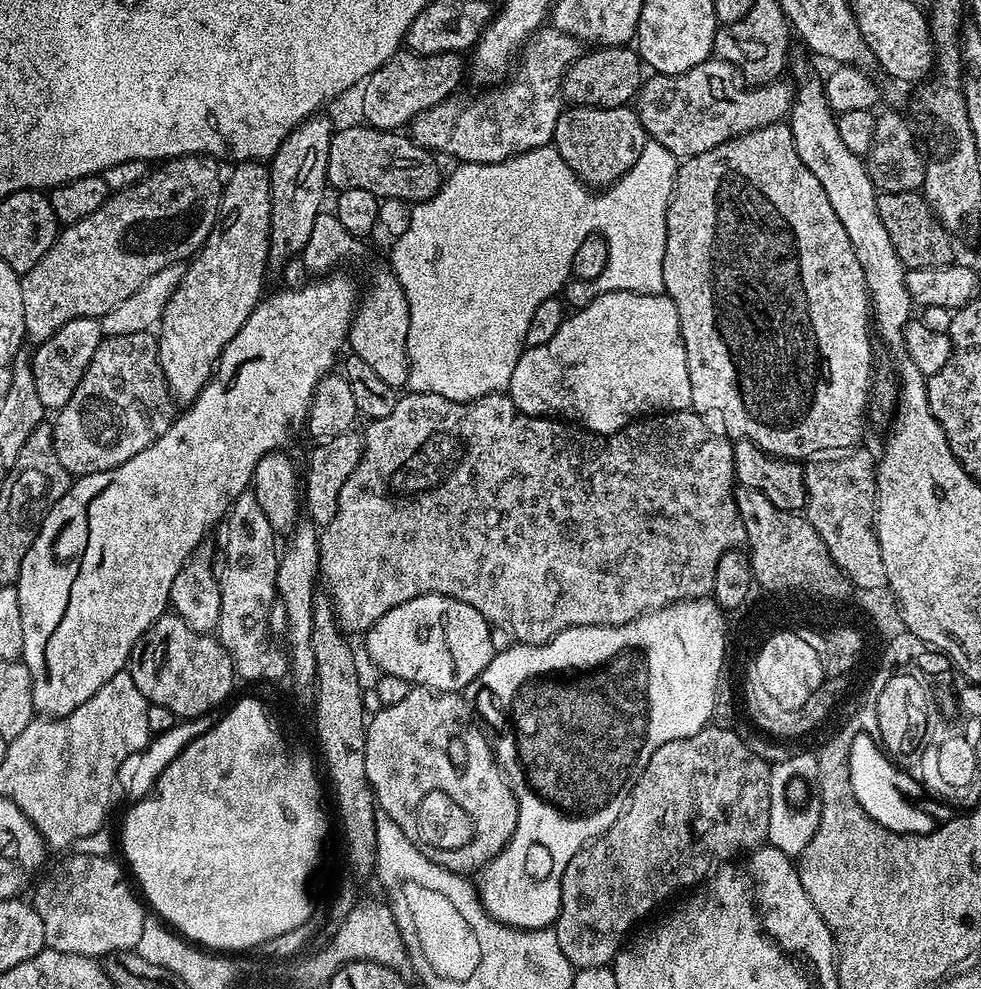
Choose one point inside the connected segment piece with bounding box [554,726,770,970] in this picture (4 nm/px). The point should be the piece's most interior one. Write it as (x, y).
(702, 799)

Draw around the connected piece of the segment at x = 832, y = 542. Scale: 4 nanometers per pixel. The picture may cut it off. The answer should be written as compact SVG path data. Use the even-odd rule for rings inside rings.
M857 447L847 454L840 454L837 460L824 458L819 462L812 462L804 468L804 481L808 502L806 514L820 529L824 536L827 549L835 556L840 564L855 580L862 585L887 584L886 570L881 567L880 556L882 550L878 546L876 537L876 465L875 455Z

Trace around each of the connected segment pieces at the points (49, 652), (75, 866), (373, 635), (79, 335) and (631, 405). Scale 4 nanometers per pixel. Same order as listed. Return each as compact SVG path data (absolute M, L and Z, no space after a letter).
M336 270L313 279L301 288L284 288L273 296L265 295L250 314L250 318L246 318L242 330L238 330L238 334L234 334L234 338L230 338L230 342L222 350L220 361L216 363L216 371L212 373L198 398L183 409L184 413L181 416L179 413L173 419L166 434L162 434L150 446L146 446L146 450L134 454L130 462L114 470L73 479L68 485L68 493L46 513L30 550L26 550L26 558L22 558L20 577L14 585L18 590L18 606L22 606L22 659L26 670L30 670L32 707L41 717L59 718L78 710L78 706L94 698L94 694L98 694L98 690L102 690L102 686L106 686L106 682L110 682L114 674L127 669L136 643L148 633L150 626L159 616L169 611L168 595L170 586L174 586L174 578L178 578L178 570L182 570L190 554L206 539L208 531L219 520L221 523L227 517L228 509L236 501L238 494L249 491L258 462L262 462L266 454L283 449L284 443L292 436L292 428L298 427L299 424L301 427L307 421L312 395L315 394L320 380L337 367L336 355L339 354L340 347L345 347L352 320L356 317L358 288L356 292L355 282L342 273L343 271Z
M77 852L70 855L35 885L32 905L42 921L45 947L93 958L112 952L135 951L146 908L137 893L132 892L123 865L114 862L113 857Z
M426 594L418 598L410 598L410 602L402 602L402 606L394 606L394 610L386 610L378 622L368 629L368 656L380 667L385 676L406 678L413 686L430 688L434 692L463 693L464 687L475 685L477 678L490 666L494 655L490 646L490 625L488 619L474 606L466 606L449 596Z
M91 316L66 322L50 338L35 345L31 353L34 387L38 389L38 398L45 410L59 410L70 402L70 394L74 394L78 382L82 382L82 374L86 374L86 366L90 366L90 358L94 358L94 350L98 350L104 337L99 319Z
M610 292L603 293L600 297L594 298L589 305L584 308L577 308L562 322L562 326L558 326L558 334L554 334L554 338L550 338L550 342L542 342L542 346L534 346L533 348L525 347L524 353L518 358L518 366L514 366L514 374L510 374L510 386L506 389L506 395L512 399L514 406L518 406L518 410L527 416L542 416L545 418L559 418L565 422L571 422L573 425L586 428L590 432L597 432L600 436L609 436L611 432L617 432L633 423L637 418L647 417L649 414L663 414L666 412L687 412L692 407L692 399L690 398L690 370L686 366L686 346L682 342L682 334L680 333L680 319L678 318L678 310L674 306L672 299L666 295L651 296L650 294L634 294L633 292Z

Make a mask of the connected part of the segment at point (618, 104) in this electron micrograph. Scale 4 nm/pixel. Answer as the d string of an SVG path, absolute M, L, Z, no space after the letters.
M596 46L581 54L565 71L563 99L572 106L588 104L591 108L623 108L637 99L645 76L635 47Z

